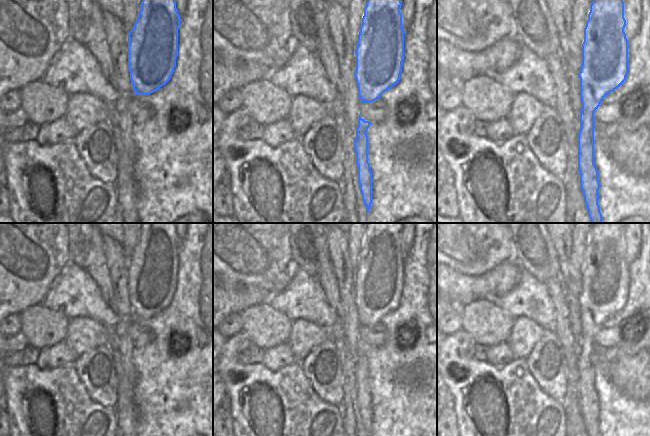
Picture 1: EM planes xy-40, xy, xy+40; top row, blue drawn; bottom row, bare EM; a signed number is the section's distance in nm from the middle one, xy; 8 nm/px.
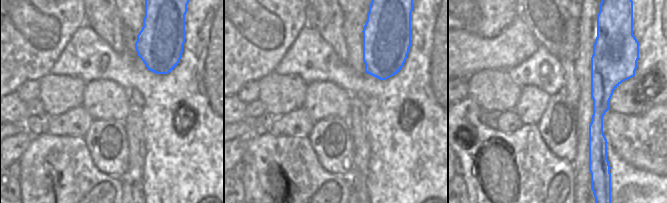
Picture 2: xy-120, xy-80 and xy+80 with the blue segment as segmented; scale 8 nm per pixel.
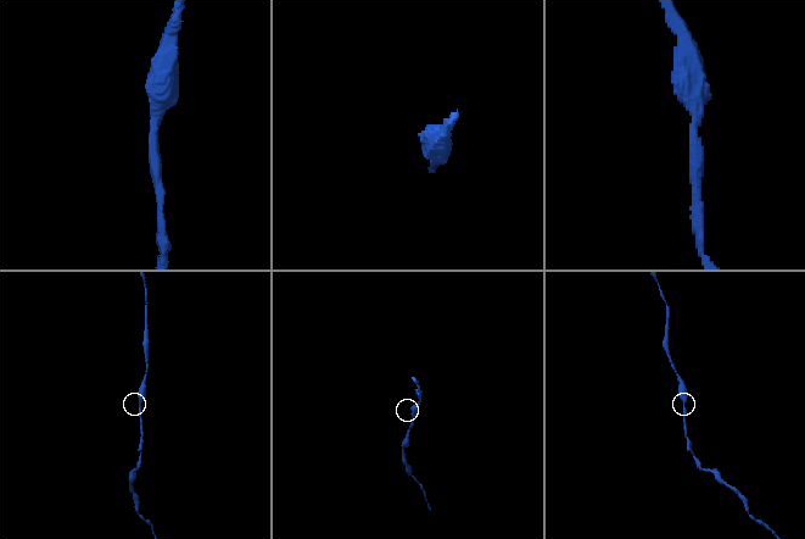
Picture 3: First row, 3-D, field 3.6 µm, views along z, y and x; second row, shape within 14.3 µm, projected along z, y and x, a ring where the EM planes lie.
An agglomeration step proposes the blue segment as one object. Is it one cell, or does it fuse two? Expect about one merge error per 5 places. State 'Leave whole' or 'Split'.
Leave whole

